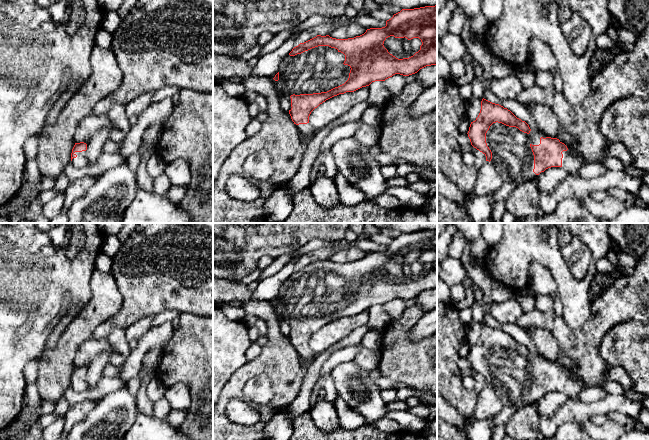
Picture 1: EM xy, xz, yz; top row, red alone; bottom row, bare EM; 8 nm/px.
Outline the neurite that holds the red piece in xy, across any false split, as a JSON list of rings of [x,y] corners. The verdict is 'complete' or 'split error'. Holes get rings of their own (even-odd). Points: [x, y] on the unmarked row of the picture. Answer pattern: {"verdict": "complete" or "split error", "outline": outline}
{"verdict": "split error", "outline": [[[84,366],[75,367],[71,377],[70,388],[76,392],[84,392],[86,389],[88,389],[86,374],[87,374],[86,367]]]}

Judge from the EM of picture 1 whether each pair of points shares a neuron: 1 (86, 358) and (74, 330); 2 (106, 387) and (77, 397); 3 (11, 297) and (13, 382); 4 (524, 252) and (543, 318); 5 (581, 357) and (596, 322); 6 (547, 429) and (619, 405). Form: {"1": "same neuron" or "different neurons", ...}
{"1": "different neurons", "2": "same neuron", "3": "same neuron", "4": "different neurons", "5": "same neuron", "6": "same neuron"}

